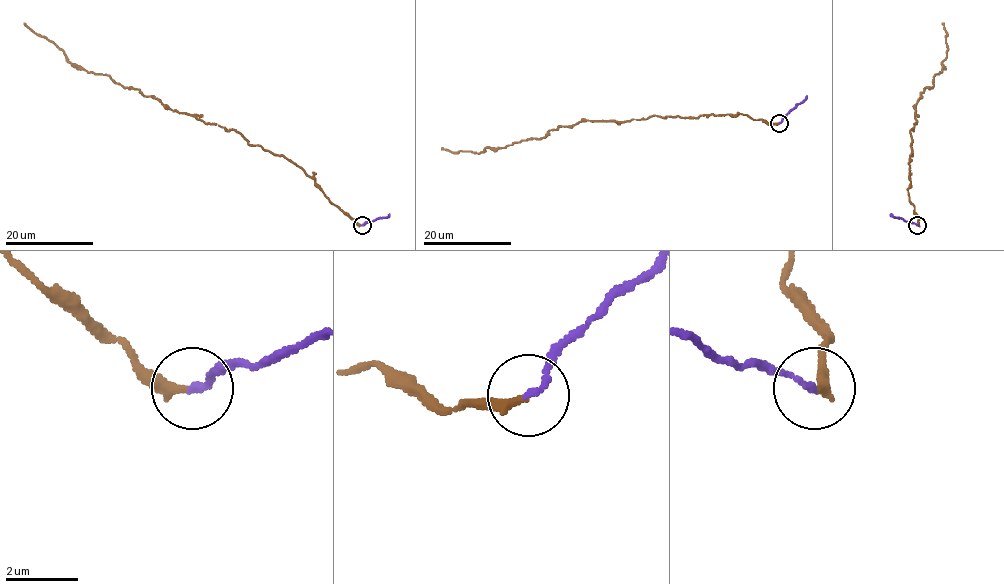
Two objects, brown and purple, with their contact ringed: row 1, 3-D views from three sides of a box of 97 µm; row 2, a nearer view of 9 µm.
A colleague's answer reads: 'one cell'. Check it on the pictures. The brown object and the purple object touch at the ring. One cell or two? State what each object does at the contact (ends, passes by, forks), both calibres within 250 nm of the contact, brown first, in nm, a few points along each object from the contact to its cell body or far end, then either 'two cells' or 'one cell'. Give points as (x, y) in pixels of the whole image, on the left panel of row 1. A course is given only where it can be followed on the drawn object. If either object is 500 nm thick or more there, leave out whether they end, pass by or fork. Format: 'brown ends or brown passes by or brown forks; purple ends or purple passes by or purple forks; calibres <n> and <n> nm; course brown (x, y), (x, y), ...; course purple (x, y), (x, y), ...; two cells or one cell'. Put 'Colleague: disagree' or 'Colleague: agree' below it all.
brown ends; purple ends; calibres 280 and 180 nm; course brown (362, 225), (281, 155), (252, 145), (234, 130), (179, 113), (106, 74), (73, 66), (59, 48), (24, 22); course purple (362, 225), (389, 214); one cell
Colleague: agree

